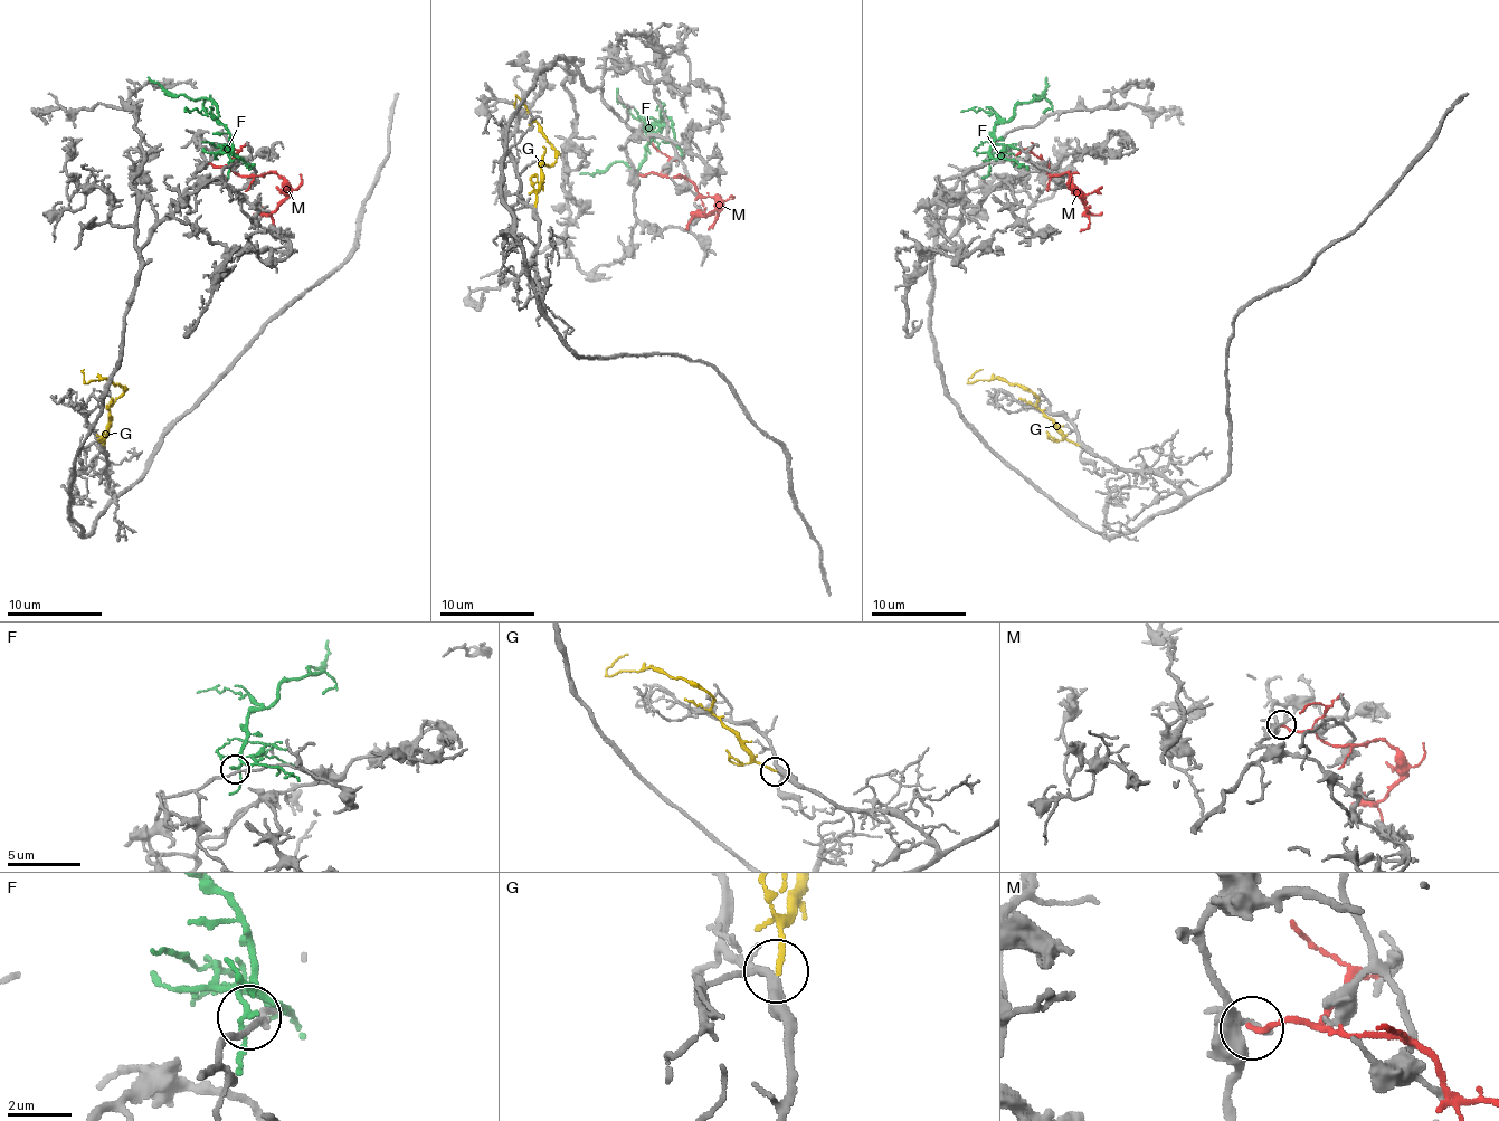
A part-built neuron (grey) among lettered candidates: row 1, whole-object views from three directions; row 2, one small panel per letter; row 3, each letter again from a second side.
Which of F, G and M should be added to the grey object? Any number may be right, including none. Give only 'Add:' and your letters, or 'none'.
Add: G

